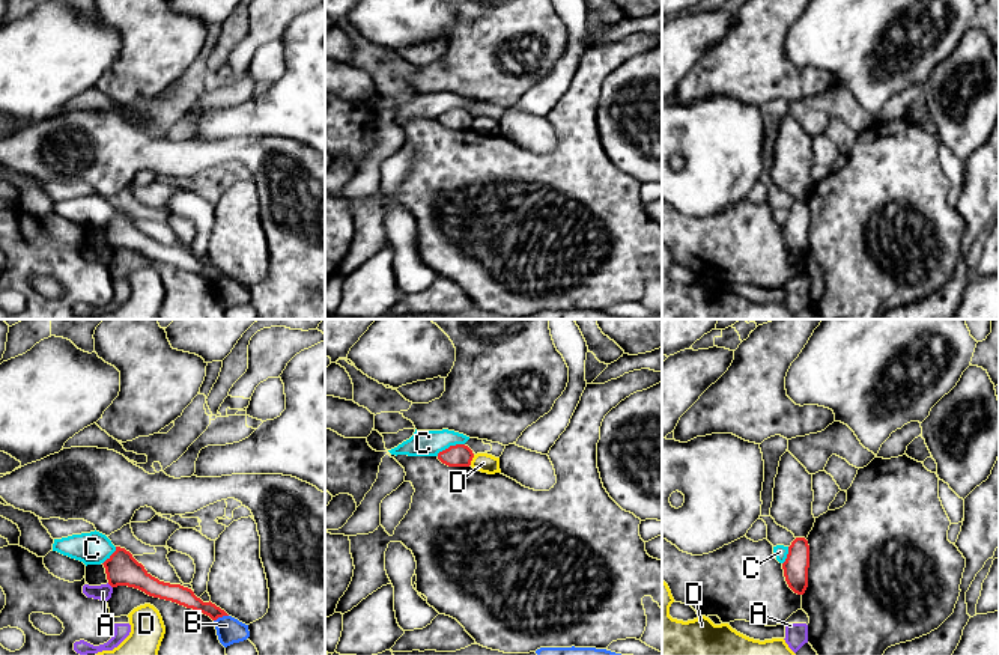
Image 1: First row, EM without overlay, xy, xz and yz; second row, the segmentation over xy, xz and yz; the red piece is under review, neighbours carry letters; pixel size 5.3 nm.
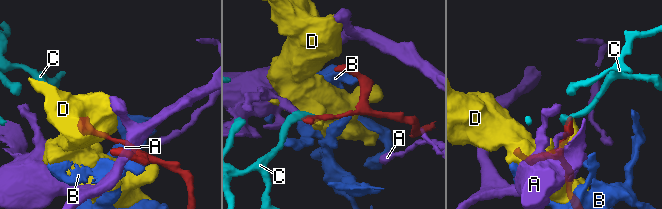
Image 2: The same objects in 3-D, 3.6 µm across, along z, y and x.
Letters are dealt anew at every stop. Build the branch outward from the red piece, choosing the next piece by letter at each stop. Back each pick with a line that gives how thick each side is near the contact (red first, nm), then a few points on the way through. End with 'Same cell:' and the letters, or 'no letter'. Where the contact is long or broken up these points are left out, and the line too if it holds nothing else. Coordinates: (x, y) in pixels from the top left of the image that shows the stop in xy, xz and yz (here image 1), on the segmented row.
Same cell: no letter

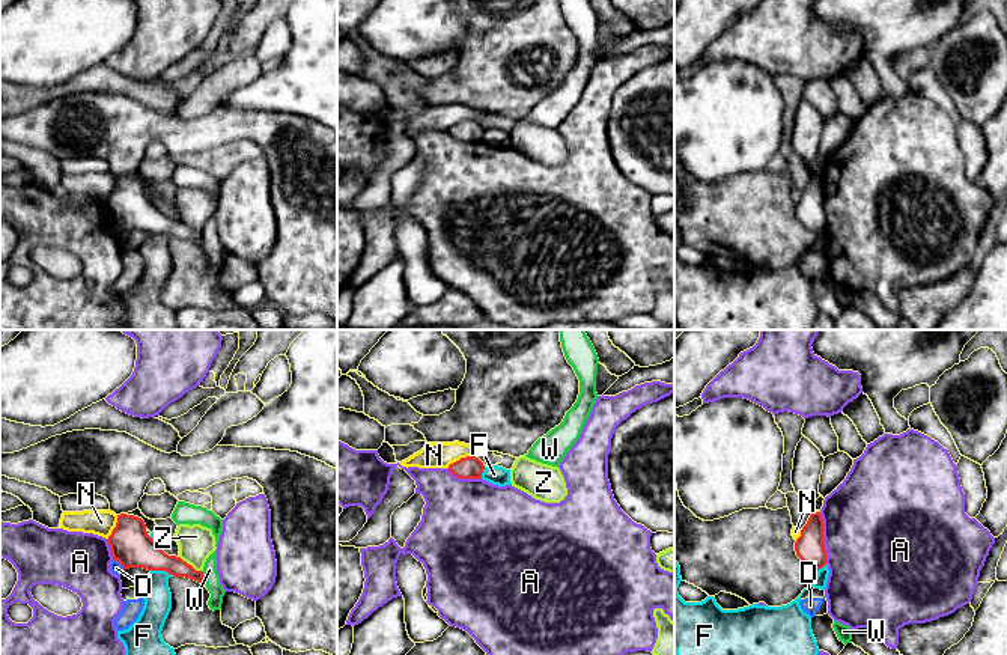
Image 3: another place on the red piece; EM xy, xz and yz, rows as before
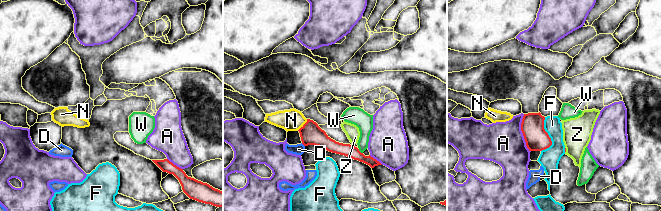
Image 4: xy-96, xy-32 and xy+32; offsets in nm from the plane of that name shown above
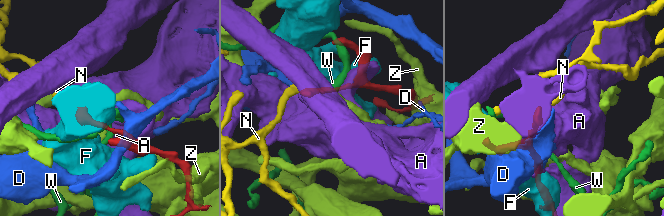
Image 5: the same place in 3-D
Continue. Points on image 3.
Same cell: no letter

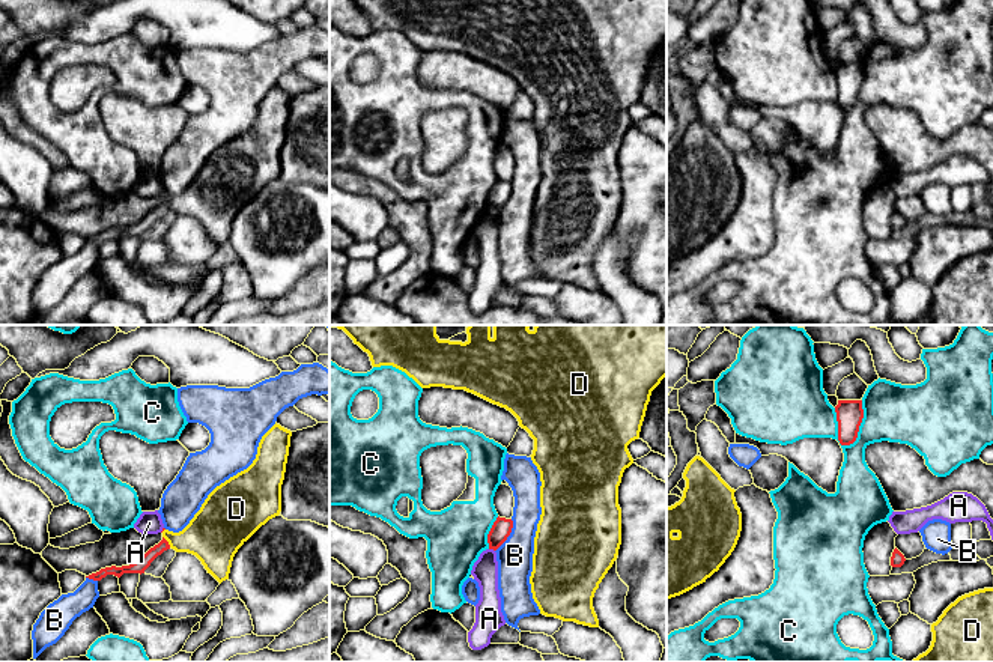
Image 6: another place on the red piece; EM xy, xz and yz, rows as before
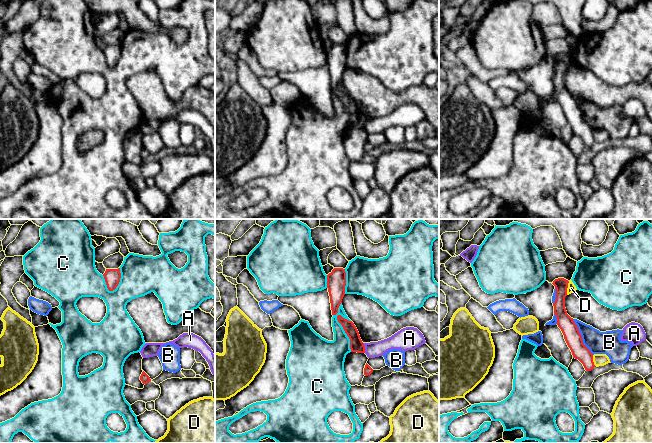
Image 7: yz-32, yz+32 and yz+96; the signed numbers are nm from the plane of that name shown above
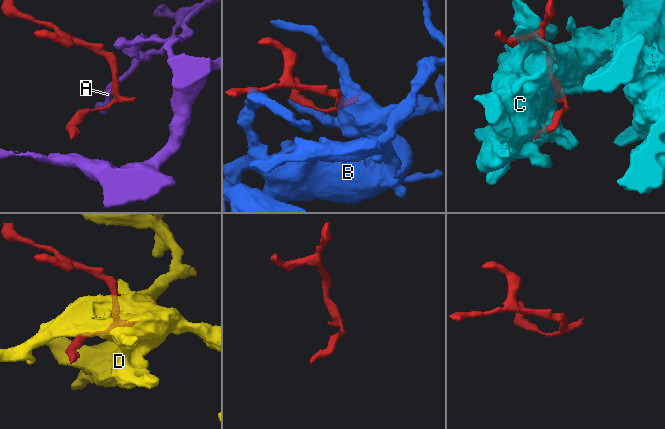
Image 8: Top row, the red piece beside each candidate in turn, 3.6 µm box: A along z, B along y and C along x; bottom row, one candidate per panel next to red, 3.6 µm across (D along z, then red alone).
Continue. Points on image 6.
Same cell: no letter

